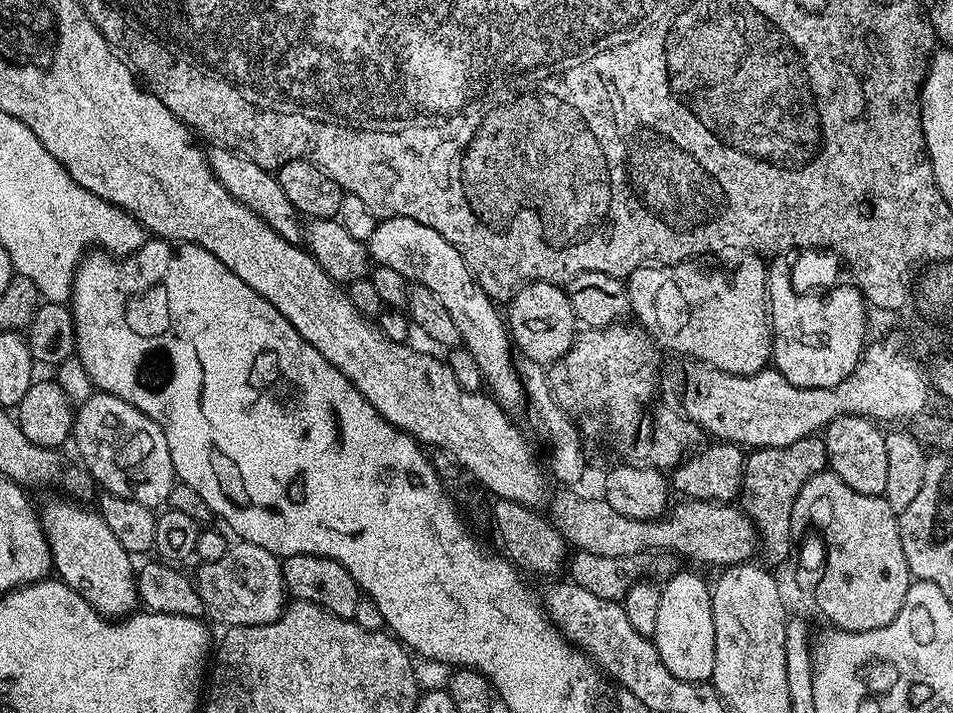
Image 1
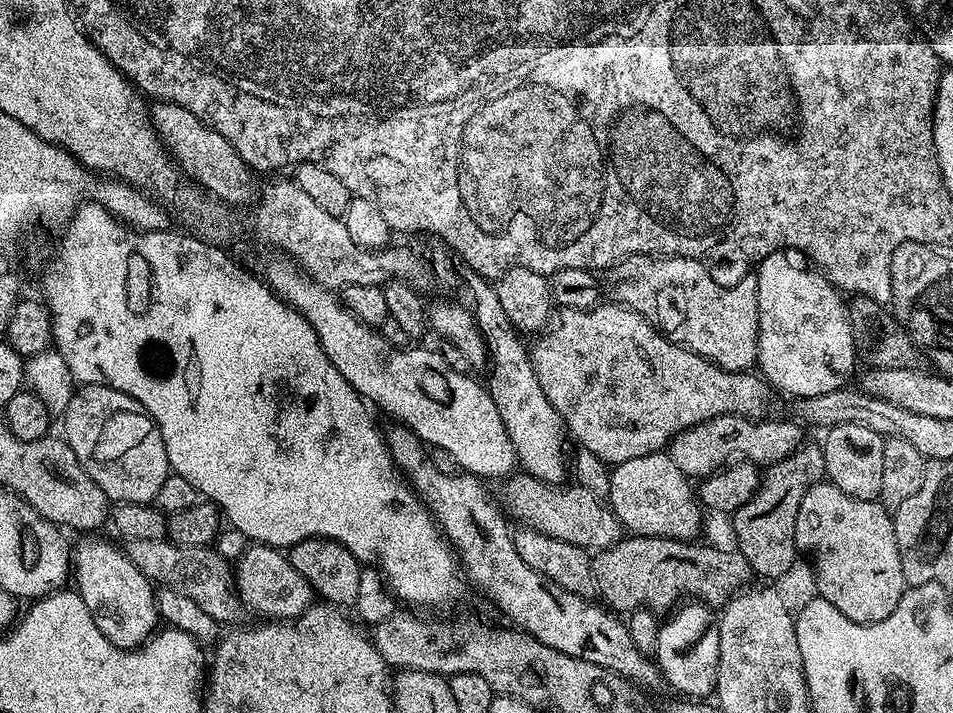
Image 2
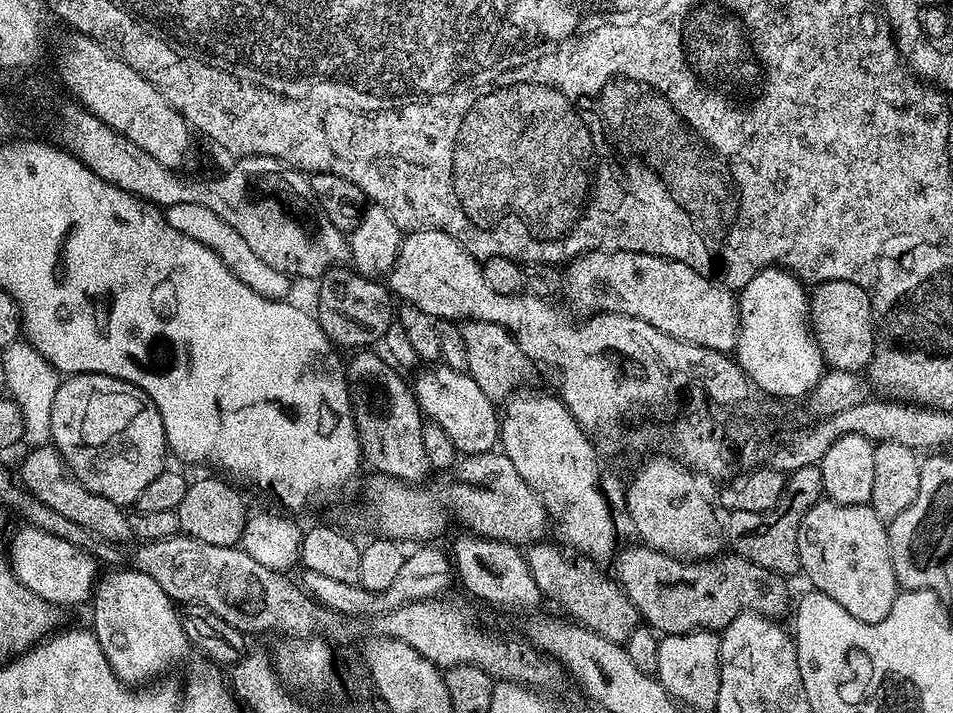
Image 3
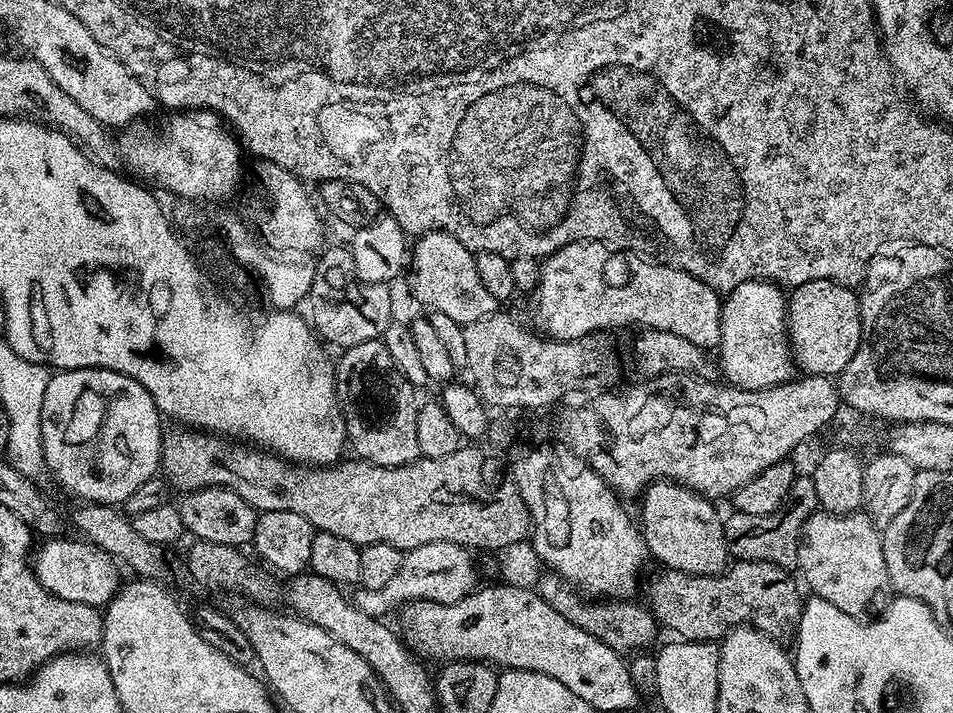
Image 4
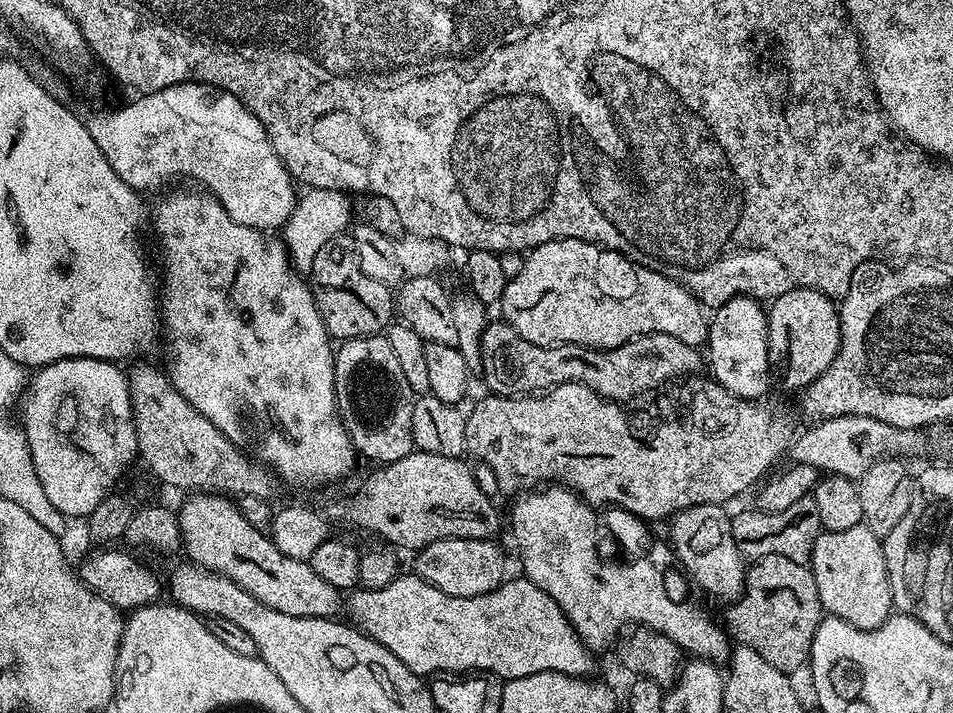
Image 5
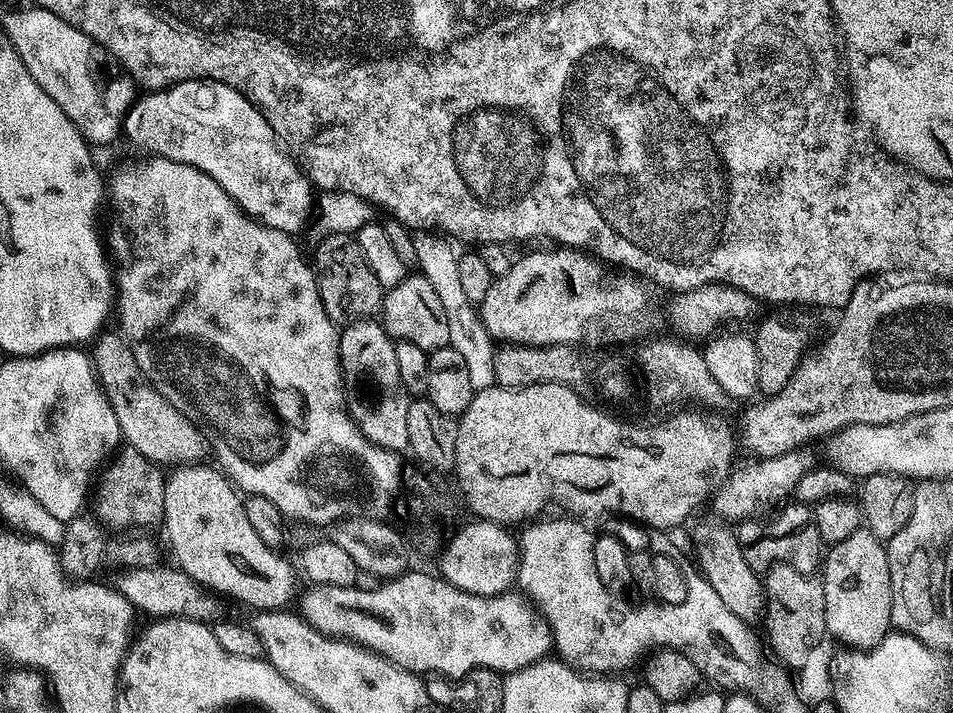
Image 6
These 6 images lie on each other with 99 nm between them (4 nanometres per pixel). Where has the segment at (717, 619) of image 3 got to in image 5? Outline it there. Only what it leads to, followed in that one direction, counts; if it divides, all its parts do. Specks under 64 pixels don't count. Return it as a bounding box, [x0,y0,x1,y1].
[722,554,826,674]

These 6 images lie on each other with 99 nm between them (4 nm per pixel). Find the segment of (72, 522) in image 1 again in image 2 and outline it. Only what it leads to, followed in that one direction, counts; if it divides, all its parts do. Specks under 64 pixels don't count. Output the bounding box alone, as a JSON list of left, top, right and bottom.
[74,538,161,648]

